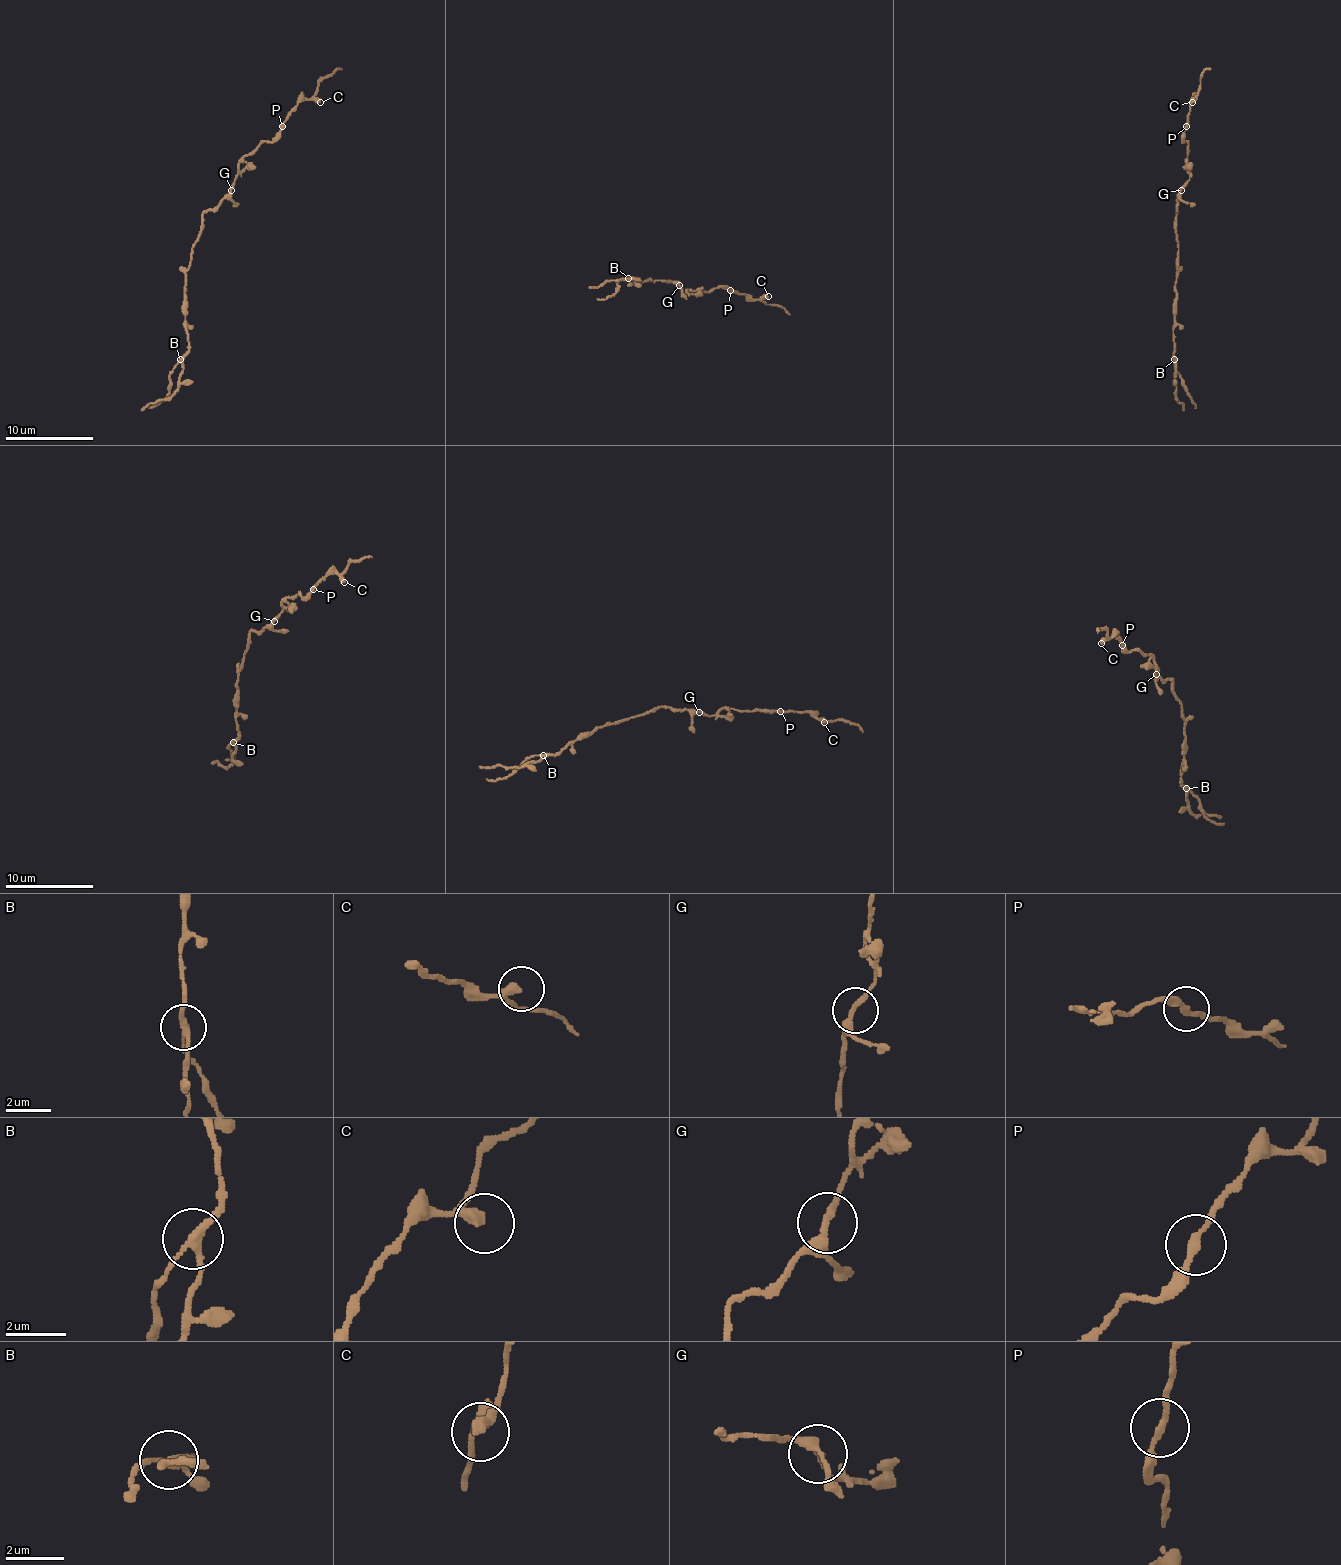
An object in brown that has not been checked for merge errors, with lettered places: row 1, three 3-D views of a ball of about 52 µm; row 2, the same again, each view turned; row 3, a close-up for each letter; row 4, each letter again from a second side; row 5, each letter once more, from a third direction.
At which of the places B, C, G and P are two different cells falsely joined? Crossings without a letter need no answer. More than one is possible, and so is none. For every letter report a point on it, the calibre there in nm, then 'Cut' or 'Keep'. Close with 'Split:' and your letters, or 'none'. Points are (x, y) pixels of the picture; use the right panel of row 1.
B: Place: (1174, 359). Thickness 220 nm. Cut
C: Place: (1192, 102). Thickness 280 nm. Keep
G: Place: (1181, 190). Thickness 200 nm. Keep
P: Place: (1186, 126). Thickness 200 nm. Keep
Split: B

